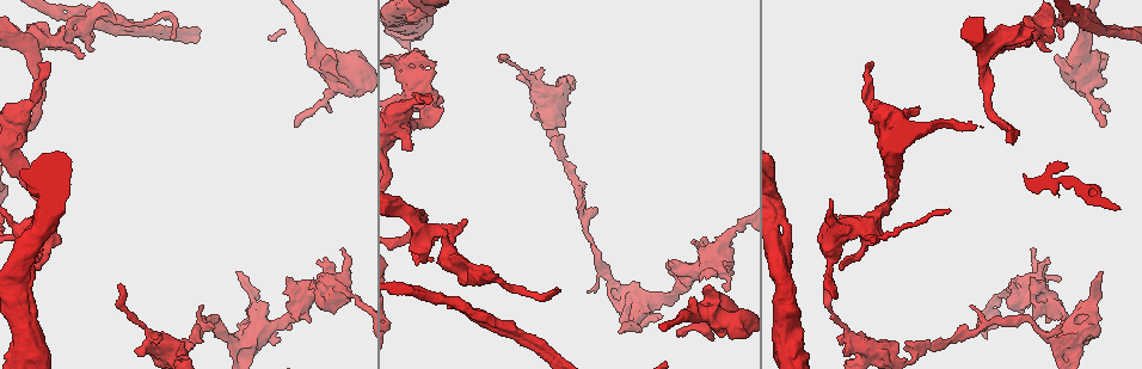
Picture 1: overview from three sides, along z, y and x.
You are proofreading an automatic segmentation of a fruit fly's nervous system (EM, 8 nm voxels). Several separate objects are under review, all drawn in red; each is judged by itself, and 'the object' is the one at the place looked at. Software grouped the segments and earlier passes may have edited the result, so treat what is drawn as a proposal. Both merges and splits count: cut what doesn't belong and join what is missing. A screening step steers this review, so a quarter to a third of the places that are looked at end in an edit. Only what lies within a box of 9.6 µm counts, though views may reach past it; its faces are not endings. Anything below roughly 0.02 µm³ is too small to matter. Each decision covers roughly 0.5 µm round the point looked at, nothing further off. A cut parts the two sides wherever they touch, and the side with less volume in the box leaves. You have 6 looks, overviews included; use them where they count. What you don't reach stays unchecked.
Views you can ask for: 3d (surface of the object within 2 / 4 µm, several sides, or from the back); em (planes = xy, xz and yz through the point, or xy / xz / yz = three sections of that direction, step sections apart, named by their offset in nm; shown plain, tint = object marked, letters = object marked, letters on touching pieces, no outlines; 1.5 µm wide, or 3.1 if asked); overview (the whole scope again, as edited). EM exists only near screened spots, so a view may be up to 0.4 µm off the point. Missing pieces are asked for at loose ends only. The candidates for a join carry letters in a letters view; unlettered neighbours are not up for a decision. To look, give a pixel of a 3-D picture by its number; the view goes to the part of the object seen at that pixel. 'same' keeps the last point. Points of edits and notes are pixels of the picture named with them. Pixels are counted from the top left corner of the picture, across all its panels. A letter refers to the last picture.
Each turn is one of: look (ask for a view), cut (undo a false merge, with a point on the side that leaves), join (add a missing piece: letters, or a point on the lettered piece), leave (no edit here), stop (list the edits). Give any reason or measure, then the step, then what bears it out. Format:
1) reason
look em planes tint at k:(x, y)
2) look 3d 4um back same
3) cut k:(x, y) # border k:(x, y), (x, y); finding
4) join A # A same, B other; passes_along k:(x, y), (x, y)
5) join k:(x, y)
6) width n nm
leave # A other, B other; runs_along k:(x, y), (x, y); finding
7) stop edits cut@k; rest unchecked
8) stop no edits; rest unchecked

look 3d 2um at 1:(119, 286)

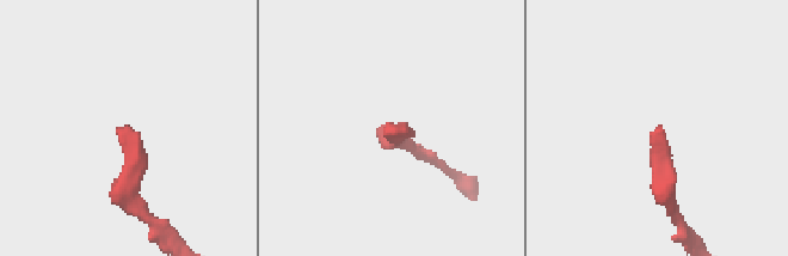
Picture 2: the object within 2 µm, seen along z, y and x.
now the EM
look em planes letters at 2:(657, 128)

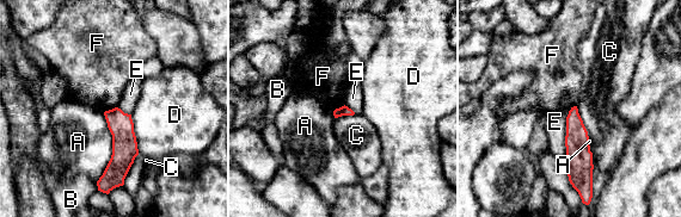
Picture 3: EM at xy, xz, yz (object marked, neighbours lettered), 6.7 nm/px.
leave # A other, B other, C other, D other, E other, F other; runs_along 3:(574, 110), (578, 153), (578, 181); no lettered piece goes on from it

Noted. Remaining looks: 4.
thin end
look 3d 2um at 1:(1101, 123)

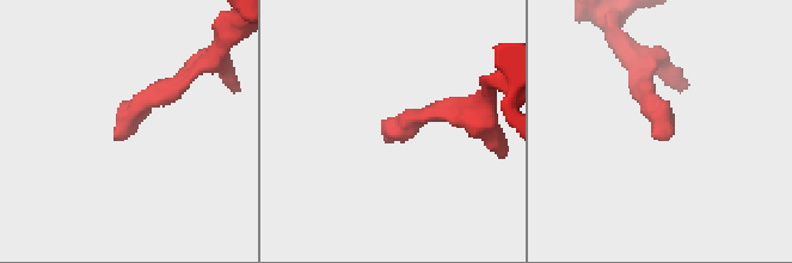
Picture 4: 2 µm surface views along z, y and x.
shape alone is not enough
look em xy step 4 letters at 4:(116, 137)

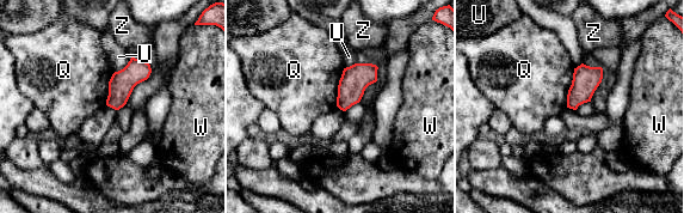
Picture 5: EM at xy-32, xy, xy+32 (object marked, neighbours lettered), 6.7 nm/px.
leave # Q other, U other, W other, Z other; border 5:(574, 68), (566, 107); none of them fits

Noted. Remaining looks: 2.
thin end
look 3d 4um at 1:(1060, 37)

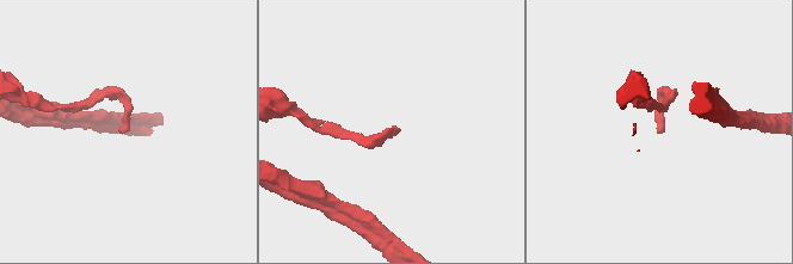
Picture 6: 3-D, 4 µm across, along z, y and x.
need the tissue
look em planes letters at 6:(657, 130)

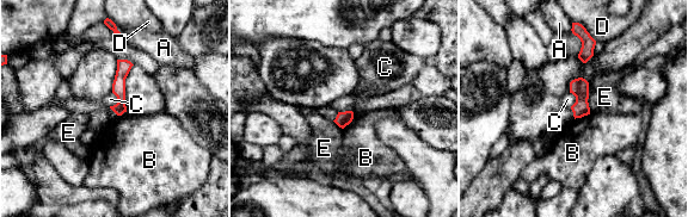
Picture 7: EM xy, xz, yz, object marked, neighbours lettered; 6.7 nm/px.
width 90 nm
leave # A other, B other, C other, D other, E other; border 7:(354, 112), (354, 118), (343, 129); none of them fits

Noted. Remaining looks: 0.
stop no edits; rest unchecked

